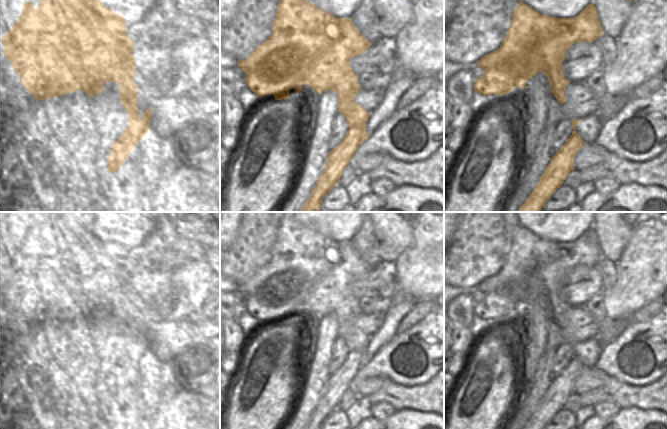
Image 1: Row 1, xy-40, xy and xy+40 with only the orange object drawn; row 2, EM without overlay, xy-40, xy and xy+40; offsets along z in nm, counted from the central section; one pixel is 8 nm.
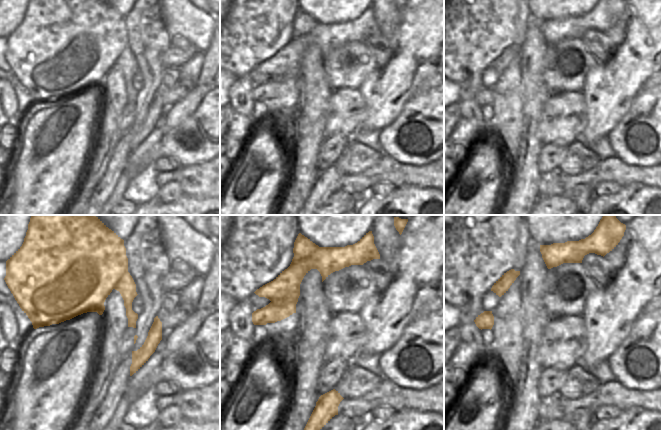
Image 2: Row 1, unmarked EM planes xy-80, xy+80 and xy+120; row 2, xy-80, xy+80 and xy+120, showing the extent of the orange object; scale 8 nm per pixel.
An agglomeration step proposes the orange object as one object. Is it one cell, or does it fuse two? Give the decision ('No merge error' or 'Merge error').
Merge error

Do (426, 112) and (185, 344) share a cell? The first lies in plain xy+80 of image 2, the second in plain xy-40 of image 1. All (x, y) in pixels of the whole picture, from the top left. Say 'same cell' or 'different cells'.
same cell

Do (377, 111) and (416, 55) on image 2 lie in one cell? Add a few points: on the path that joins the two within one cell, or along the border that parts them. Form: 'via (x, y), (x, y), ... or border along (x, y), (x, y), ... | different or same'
via (385, 97), (385, 92), (406, 69) | same

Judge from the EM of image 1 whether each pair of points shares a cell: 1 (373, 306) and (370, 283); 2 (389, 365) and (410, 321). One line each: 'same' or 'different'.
1: different
2: different

